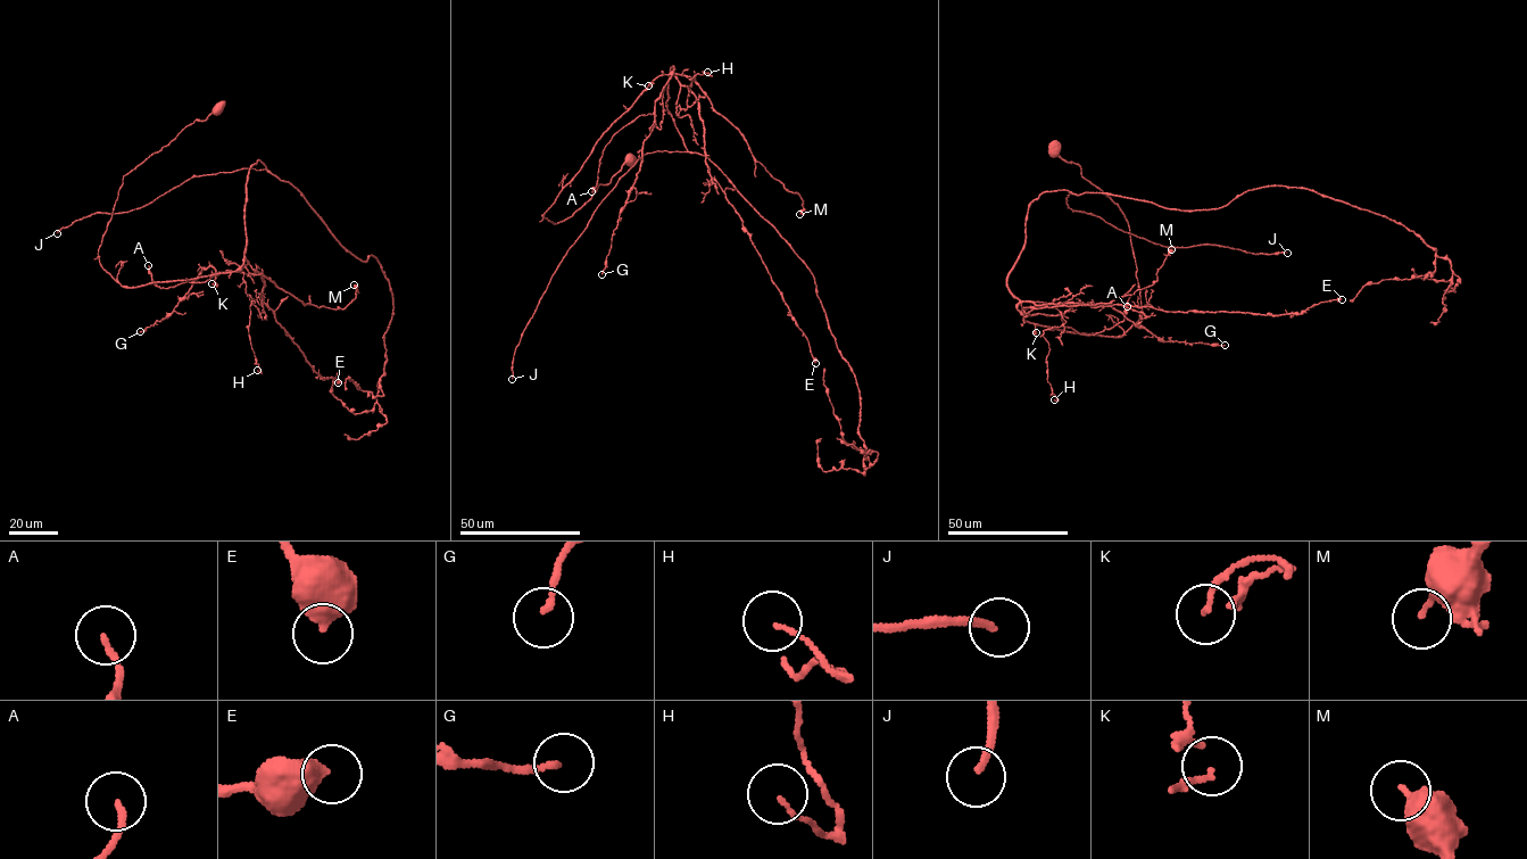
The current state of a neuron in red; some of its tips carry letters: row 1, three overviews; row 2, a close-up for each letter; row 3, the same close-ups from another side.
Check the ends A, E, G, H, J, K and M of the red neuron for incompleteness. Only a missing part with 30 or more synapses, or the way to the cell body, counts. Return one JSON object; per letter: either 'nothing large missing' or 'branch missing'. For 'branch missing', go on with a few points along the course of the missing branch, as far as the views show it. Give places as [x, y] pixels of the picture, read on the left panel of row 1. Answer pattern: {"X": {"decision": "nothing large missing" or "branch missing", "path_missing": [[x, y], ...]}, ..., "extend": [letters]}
{"A": {"decision": "nothing large missing"}, "E": {"decision": "nothing large missing"}, "G": {"decision": "nothing large missing"}, "H": {"decision": "nothing large missing"}, "J": {"decision": "branch missing", "path_missing": [[57, 233], [26, 316], [11, 341], [11, 362], [16, 370], [39, 357]]}, "K": {"decision": "nothing large missing"}, "M": {"decision": "nothing large missing"}, "extend": ["J"]}

